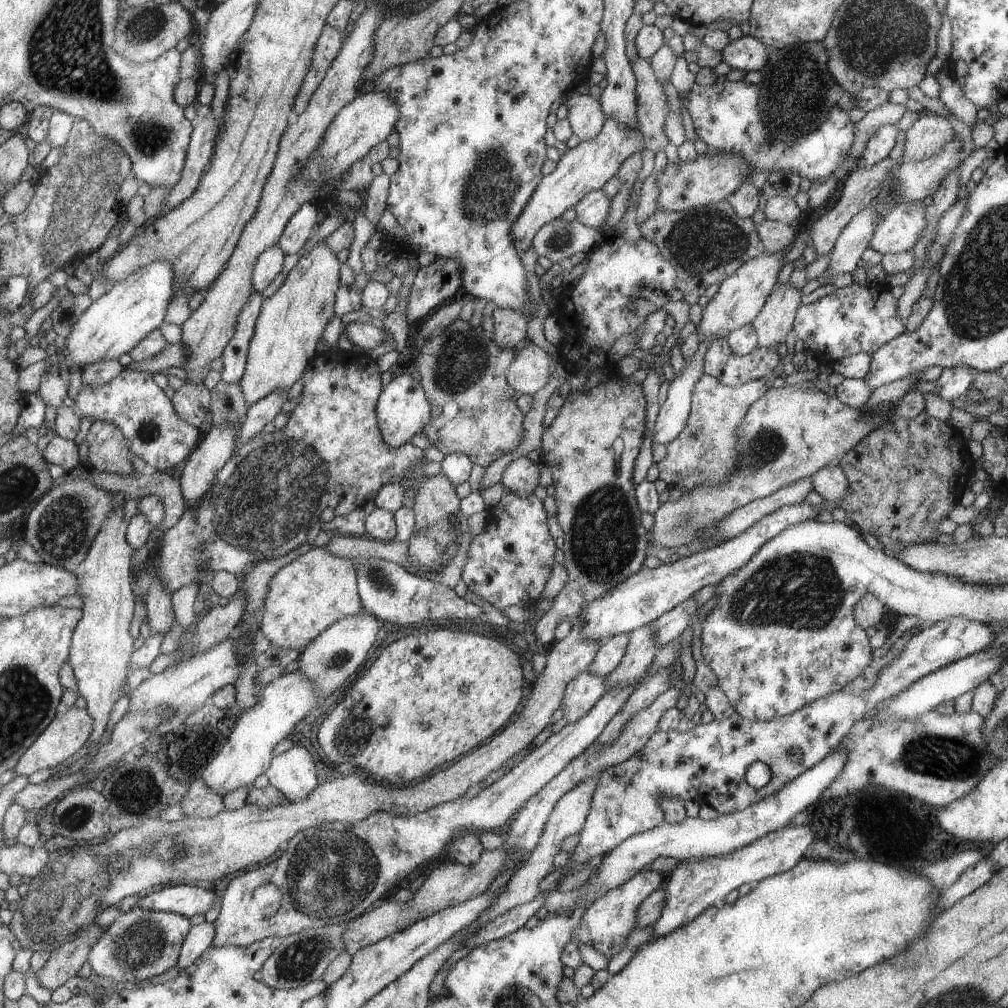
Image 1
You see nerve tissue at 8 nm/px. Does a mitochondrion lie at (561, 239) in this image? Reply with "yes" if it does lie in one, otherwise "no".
yes

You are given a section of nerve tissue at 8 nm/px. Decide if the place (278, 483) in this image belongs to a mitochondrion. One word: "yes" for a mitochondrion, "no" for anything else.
yes

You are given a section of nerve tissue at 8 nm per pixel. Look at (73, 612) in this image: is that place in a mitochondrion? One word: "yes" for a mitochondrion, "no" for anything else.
no

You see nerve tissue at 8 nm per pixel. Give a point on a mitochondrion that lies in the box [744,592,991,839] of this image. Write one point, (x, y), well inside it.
(946, 757)

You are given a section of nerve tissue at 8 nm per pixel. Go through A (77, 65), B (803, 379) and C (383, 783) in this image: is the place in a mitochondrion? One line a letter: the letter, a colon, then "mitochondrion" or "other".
A: mitochondrion
B: other
C: other

